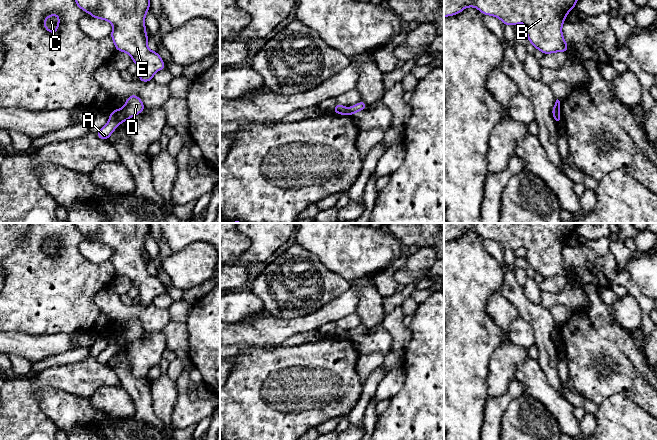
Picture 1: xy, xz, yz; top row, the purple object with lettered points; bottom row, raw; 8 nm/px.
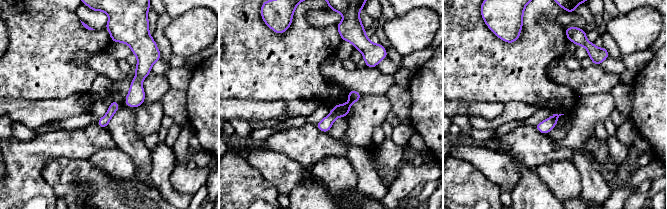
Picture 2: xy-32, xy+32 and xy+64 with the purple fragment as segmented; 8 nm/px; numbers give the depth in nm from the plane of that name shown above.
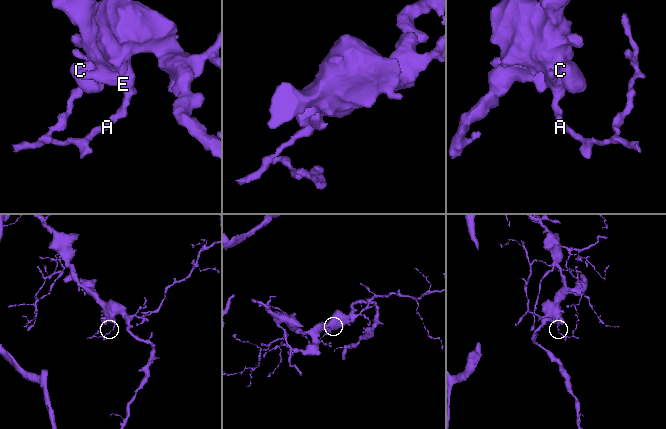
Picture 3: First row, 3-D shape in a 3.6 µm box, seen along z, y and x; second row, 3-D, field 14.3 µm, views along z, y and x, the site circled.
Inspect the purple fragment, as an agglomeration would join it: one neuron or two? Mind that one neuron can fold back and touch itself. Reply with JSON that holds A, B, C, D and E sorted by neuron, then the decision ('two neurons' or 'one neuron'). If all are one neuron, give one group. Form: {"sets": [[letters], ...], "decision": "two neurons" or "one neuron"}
{"sets": [["A"], ["B", "C", "D", "E"]], "decision": "two neurons"}

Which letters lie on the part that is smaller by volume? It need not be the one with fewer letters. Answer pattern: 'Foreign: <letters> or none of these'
Foreign: A

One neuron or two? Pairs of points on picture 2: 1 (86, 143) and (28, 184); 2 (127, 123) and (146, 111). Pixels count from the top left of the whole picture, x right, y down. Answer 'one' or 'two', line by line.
1: one
2: two

